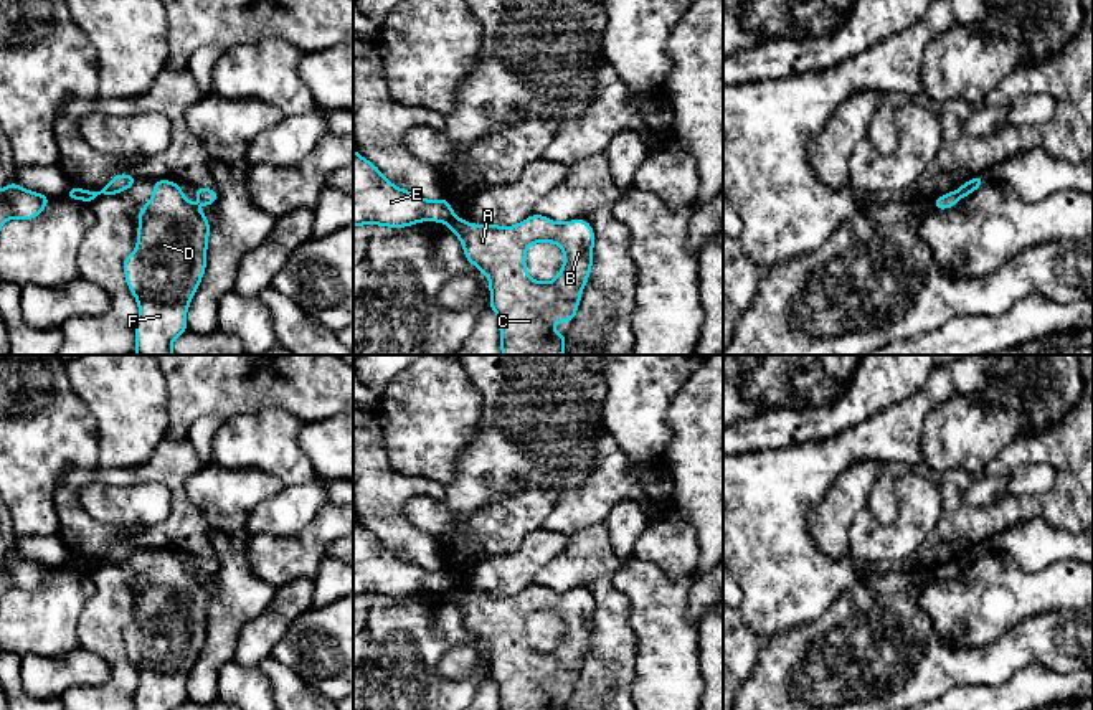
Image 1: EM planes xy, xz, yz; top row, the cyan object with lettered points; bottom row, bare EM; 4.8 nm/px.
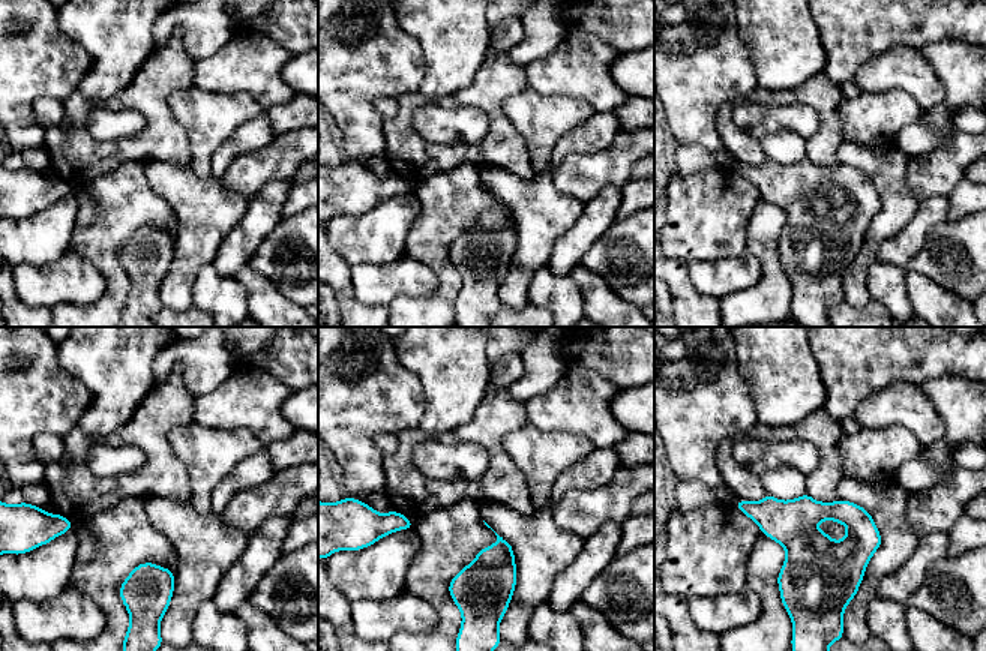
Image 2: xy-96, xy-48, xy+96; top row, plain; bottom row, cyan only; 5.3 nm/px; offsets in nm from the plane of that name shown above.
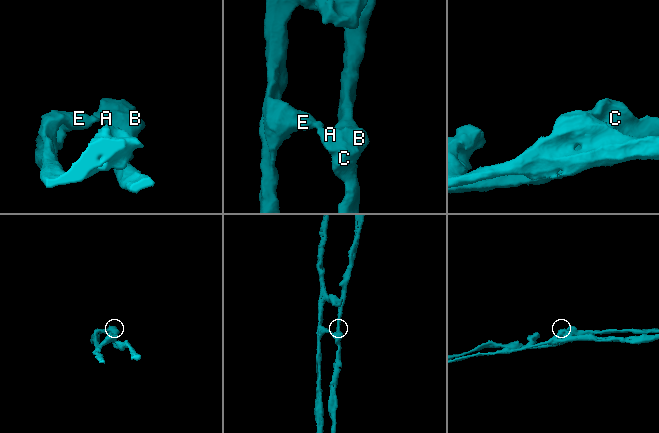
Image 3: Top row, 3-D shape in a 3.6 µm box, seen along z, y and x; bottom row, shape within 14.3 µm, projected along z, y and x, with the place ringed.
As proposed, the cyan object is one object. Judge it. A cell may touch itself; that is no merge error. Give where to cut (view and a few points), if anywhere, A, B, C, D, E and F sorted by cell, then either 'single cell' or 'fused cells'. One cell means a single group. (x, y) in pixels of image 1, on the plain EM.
xz (454, 586), (446, 593) | A B C D F / E | fused cells

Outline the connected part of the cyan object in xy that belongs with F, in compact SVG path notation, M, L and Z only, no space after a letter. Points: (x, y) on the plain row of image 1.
M154 550L154 565L145 576L139 578L139 588L137 616L122 634L127 657L139 674L135 710L175 710L188 700L187 679L206 639L210 591L187 570L177 551L168 550Z

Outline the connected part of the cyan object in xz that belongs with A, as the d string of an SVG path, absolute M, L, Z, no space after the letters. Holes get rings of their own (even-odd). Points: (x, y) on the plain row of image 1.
M533 583L515 596L472 594L461 588L446 594L461 609L464 627L489 647L489 677L499 687L500 710L565 710L565 702L551 702L550 697L575 690L589 649L594 599L586 589L556 593ZM533 613L555 613L565 622L565 632L550 652L538 652L527 642L525 624Z

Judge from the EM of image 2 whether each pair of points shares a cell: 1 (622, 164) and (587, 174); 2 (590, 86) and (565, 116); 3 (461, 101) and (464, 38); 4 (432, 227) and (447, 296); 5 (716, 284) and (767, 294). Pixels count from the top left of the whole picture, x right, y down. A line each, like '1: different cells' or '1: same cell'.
1: same cell
2: different cells
3: different cells
4: same cell
5: different cells

